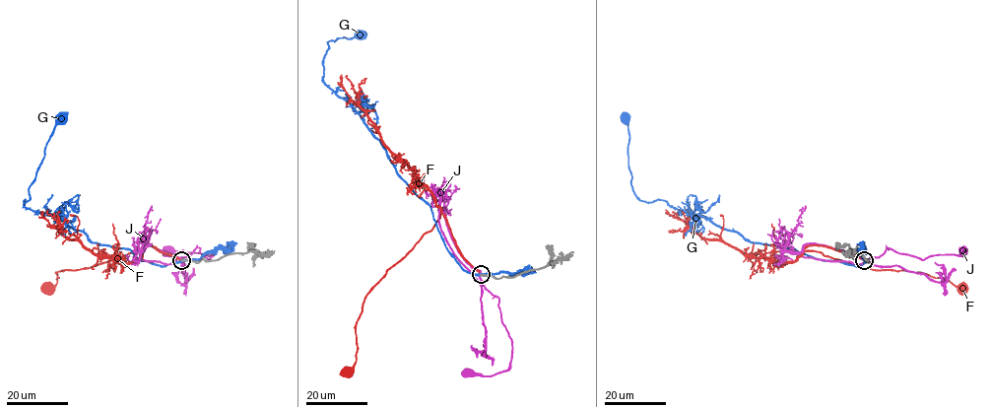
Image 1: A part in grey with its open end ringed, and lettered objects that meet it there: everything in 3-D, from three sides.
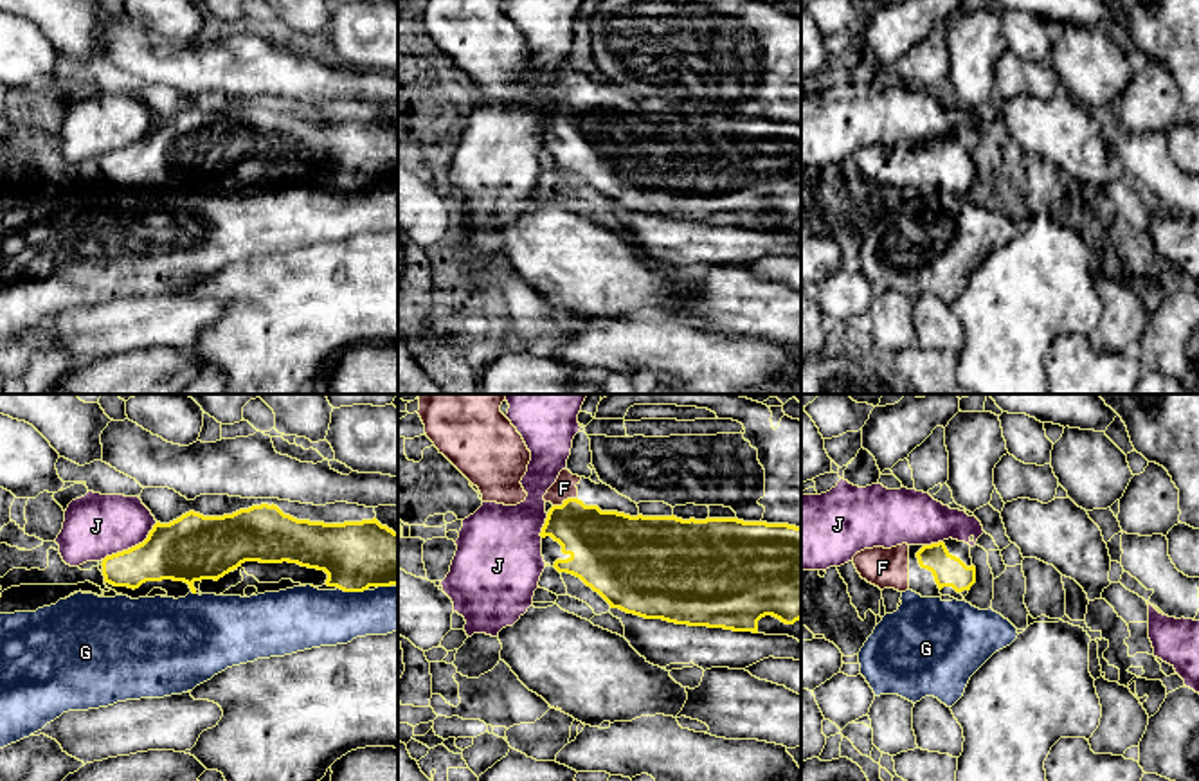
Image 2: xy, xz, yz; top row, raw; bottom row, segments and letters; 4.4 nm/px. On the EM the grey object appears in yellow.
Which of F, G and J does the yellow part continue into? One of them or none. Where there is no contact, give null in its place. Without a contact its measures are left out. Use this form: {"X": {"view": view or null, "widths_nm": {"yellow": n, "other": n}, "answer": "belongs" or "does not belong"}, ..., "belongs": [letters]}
{"F": {"view": "xz", "widths_nm": {"yellow": 280, "other": 100}, "answer": "belongs"}, "G": {"view": "xy", "widths_nm": {"yellow": 300, "other": 280}, "answer": "does not belong"}, "J": {"view": "xy", "widths_nm": {"yellow": 300, "other": 280}, "answer": "does not belong"}, "belongs": ["F"]}

